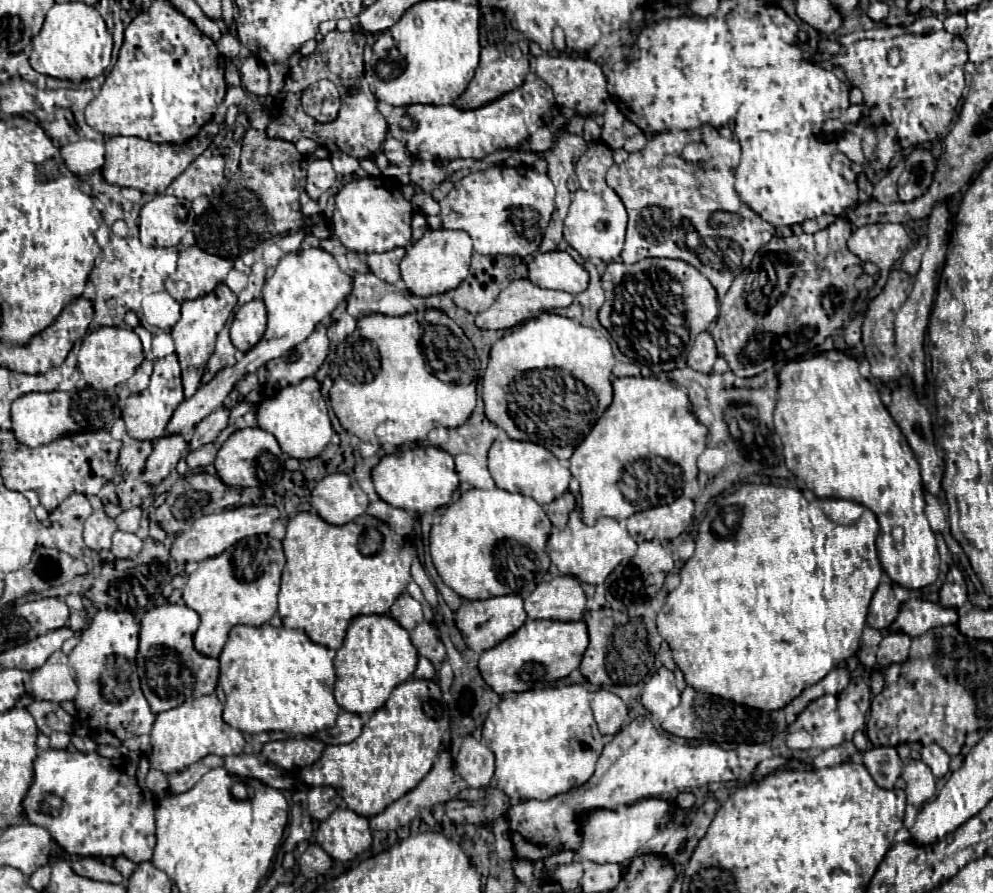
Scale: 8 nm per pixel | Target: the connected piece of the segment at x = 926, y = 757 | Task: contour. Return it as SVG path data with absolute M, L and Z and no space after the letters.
M929 744L921 748L921 760L927 764L927 768L933 772L935 778L941 778L947 772L947 754L937 746Z

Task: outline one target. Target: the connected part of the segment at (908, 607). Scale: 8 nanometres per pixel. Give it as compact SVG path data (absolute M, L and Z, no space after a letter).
M911 598L901 604L901 610L889 630L907 636L921 636L935 626L951 626L951 624L957 624L957 612L953 608L943 608L941 604Z

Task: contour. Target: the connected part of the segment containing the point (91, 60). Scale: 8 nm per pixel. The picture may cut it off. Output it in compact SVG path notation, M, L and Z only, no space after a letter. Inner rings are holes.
M81 2L69 4L53 4L45 12L43 26L37 36L33 36L33 50L29 58L29 66L45 76L57 80L83 82L99 76L109 66L109 56L113 48L111 34L107 32L101 16L93 10L93 6Z

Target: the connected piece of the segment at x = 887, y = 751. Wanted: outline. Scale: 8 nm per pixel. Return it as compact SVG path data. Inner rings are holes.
M879 746L863 752L863 766L869 772L869 778L879 788L891 788L897 776L901 774L901 760L895 754L893 746Z

